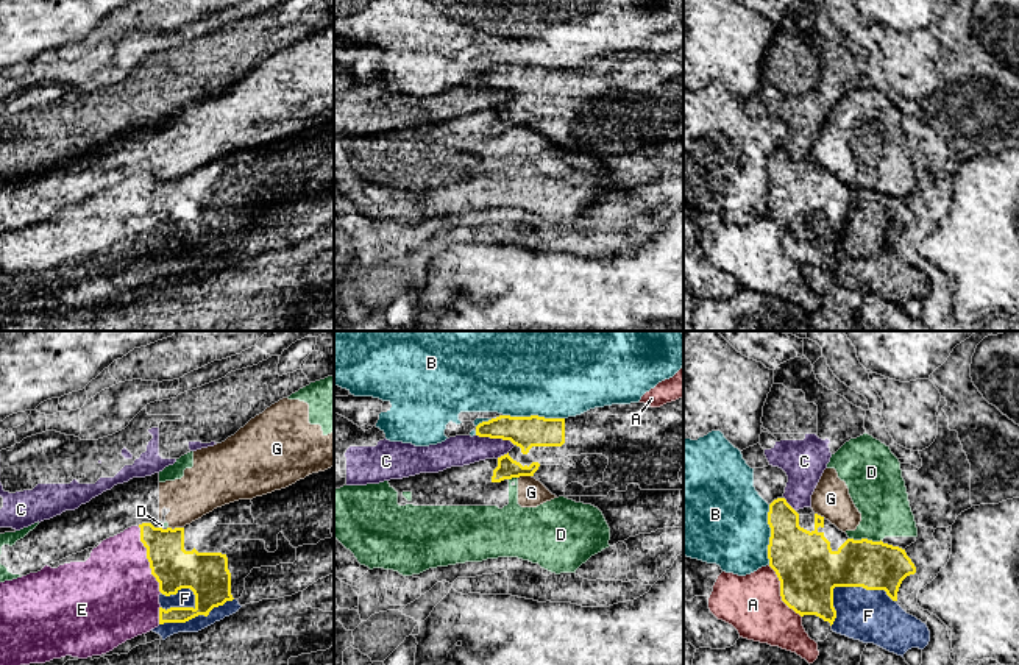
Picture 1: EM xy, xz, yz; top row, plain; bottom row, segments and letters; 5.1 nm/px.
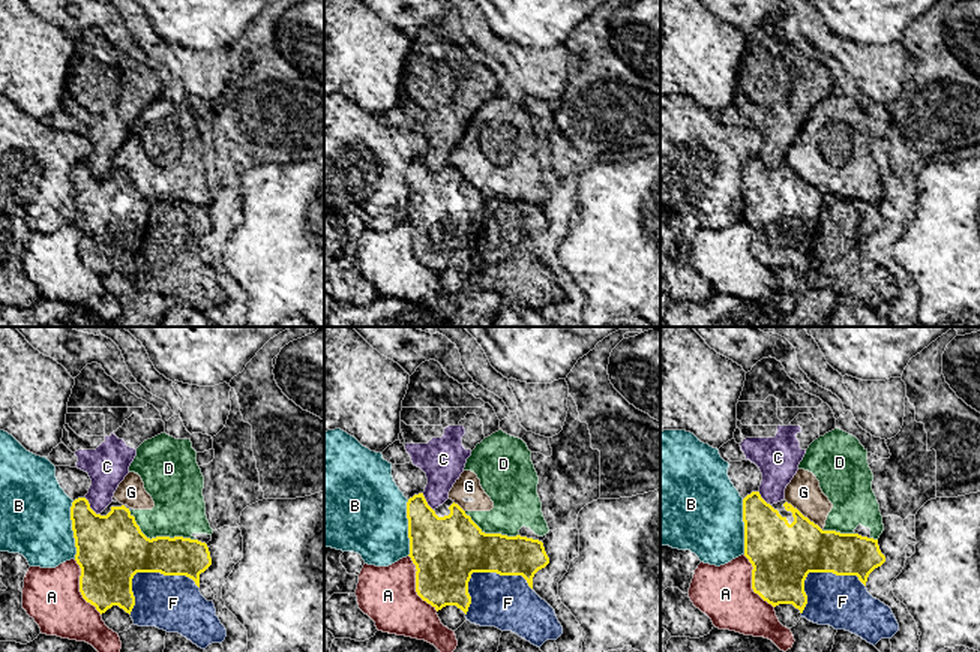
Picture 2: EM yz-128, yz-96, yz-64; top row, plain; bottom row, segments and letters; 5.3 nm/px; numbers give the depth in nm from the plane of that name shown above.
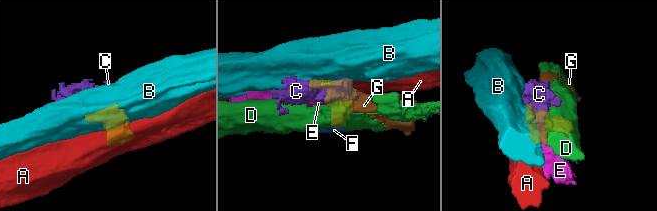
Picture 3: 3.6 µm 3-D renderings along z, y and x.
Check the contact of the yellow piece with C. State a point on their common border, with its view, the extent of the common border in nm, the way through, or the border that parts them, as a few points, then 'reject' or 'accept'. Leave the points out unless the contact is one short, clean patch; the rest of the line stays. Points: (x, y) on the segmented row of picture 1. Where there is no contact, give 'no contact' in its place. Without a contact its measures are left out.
meets yellow in xz at (495, 437); contact 200 nm long; reject

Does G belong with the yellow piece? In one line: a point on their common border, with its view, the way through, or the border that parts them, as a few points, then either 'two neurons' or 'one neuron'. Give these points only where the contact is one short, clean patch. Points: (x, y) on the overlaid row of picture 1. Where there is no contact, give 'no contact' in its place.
contact xy (177, 528); border xy (169, 526), (183, 528); two neurons

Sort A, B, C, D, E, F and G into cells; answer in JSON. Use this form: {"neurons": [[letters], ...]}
{"neurons": [["A"], ["B"], ["C"], ["D", "G"], ["E"], ["F"]]}

